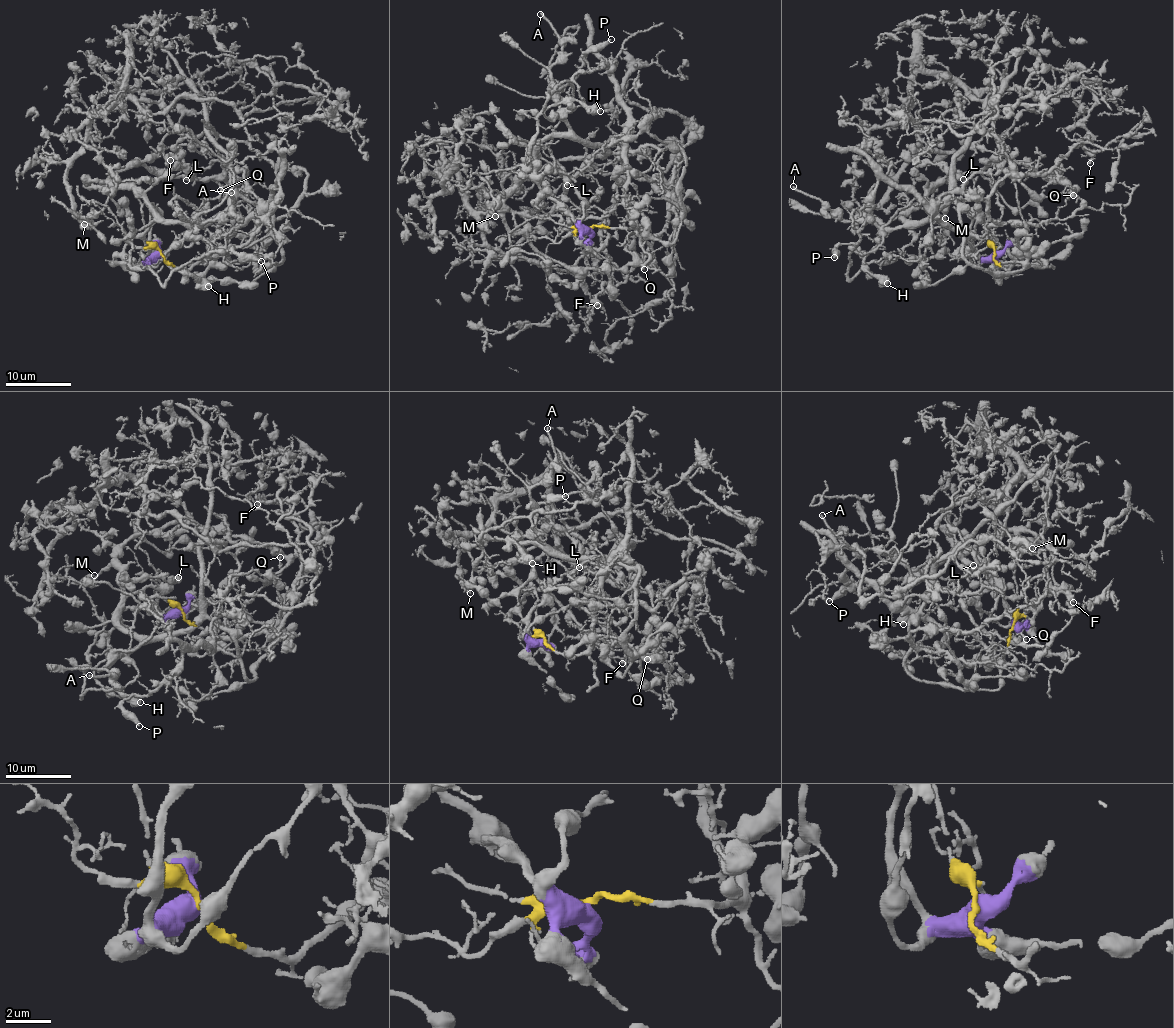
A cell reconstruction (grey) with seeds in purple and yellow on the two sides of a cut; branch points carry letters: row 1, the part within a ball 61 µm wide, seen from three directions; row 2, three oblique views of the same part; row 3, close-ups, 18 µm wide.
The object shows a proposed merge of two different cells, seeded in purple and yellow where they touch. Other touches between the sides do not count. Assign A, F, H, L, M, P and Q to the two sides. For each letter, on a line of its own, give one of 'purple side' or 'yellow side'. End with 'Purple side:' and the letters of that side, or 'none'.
A: purple side
F: yellow side
H: purple side
L: purple side
M: purple side
P: yellow side
Q: yellow side
Purple side: A, H, L, M

